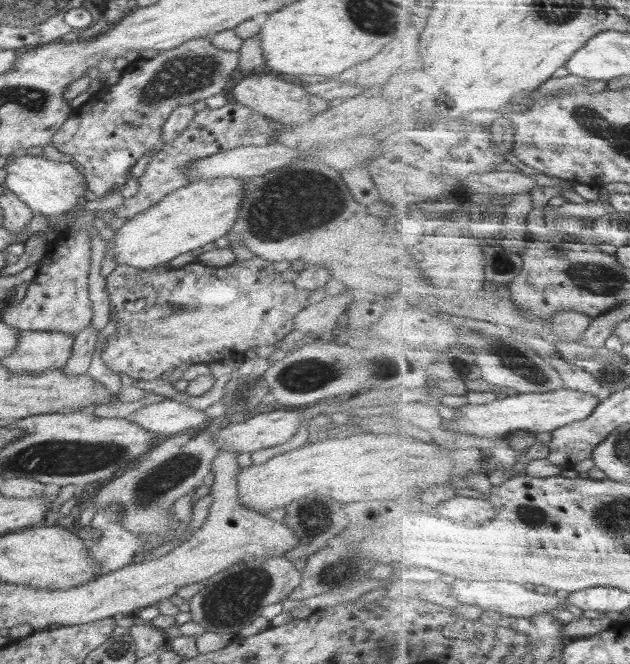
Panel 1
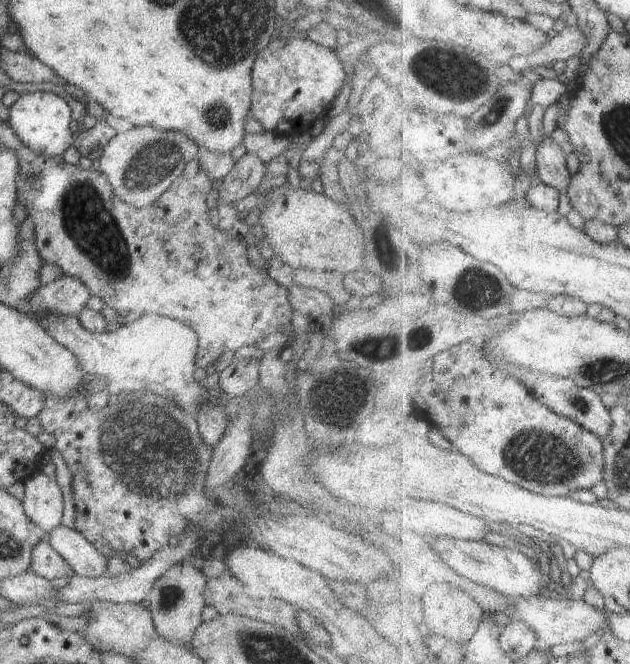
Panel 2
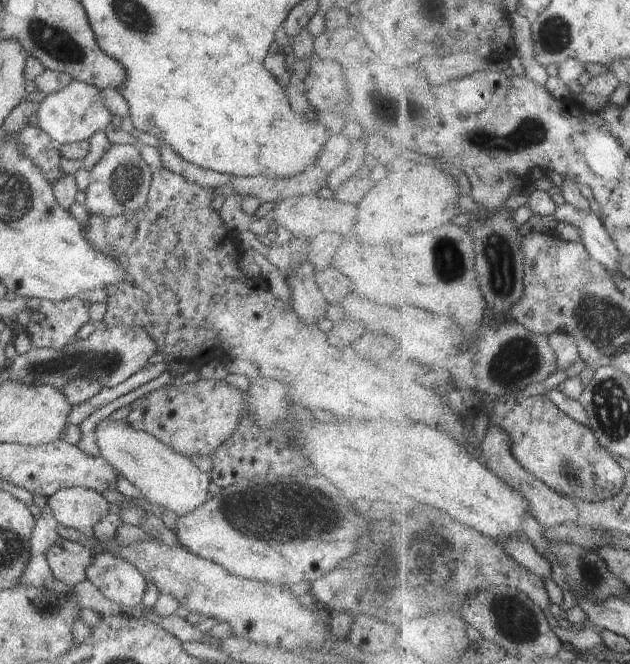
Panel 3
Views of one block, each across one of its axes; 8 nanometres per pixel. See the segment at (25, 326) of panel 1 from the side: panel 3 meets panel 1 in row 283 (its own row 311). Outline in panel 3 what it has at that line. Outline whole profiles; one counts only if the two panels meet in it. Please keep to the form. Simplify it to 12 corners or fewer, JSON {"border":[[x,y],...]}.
{"border":[[26,299],[34,348],[58,350],[88,324],[90,302]]}

